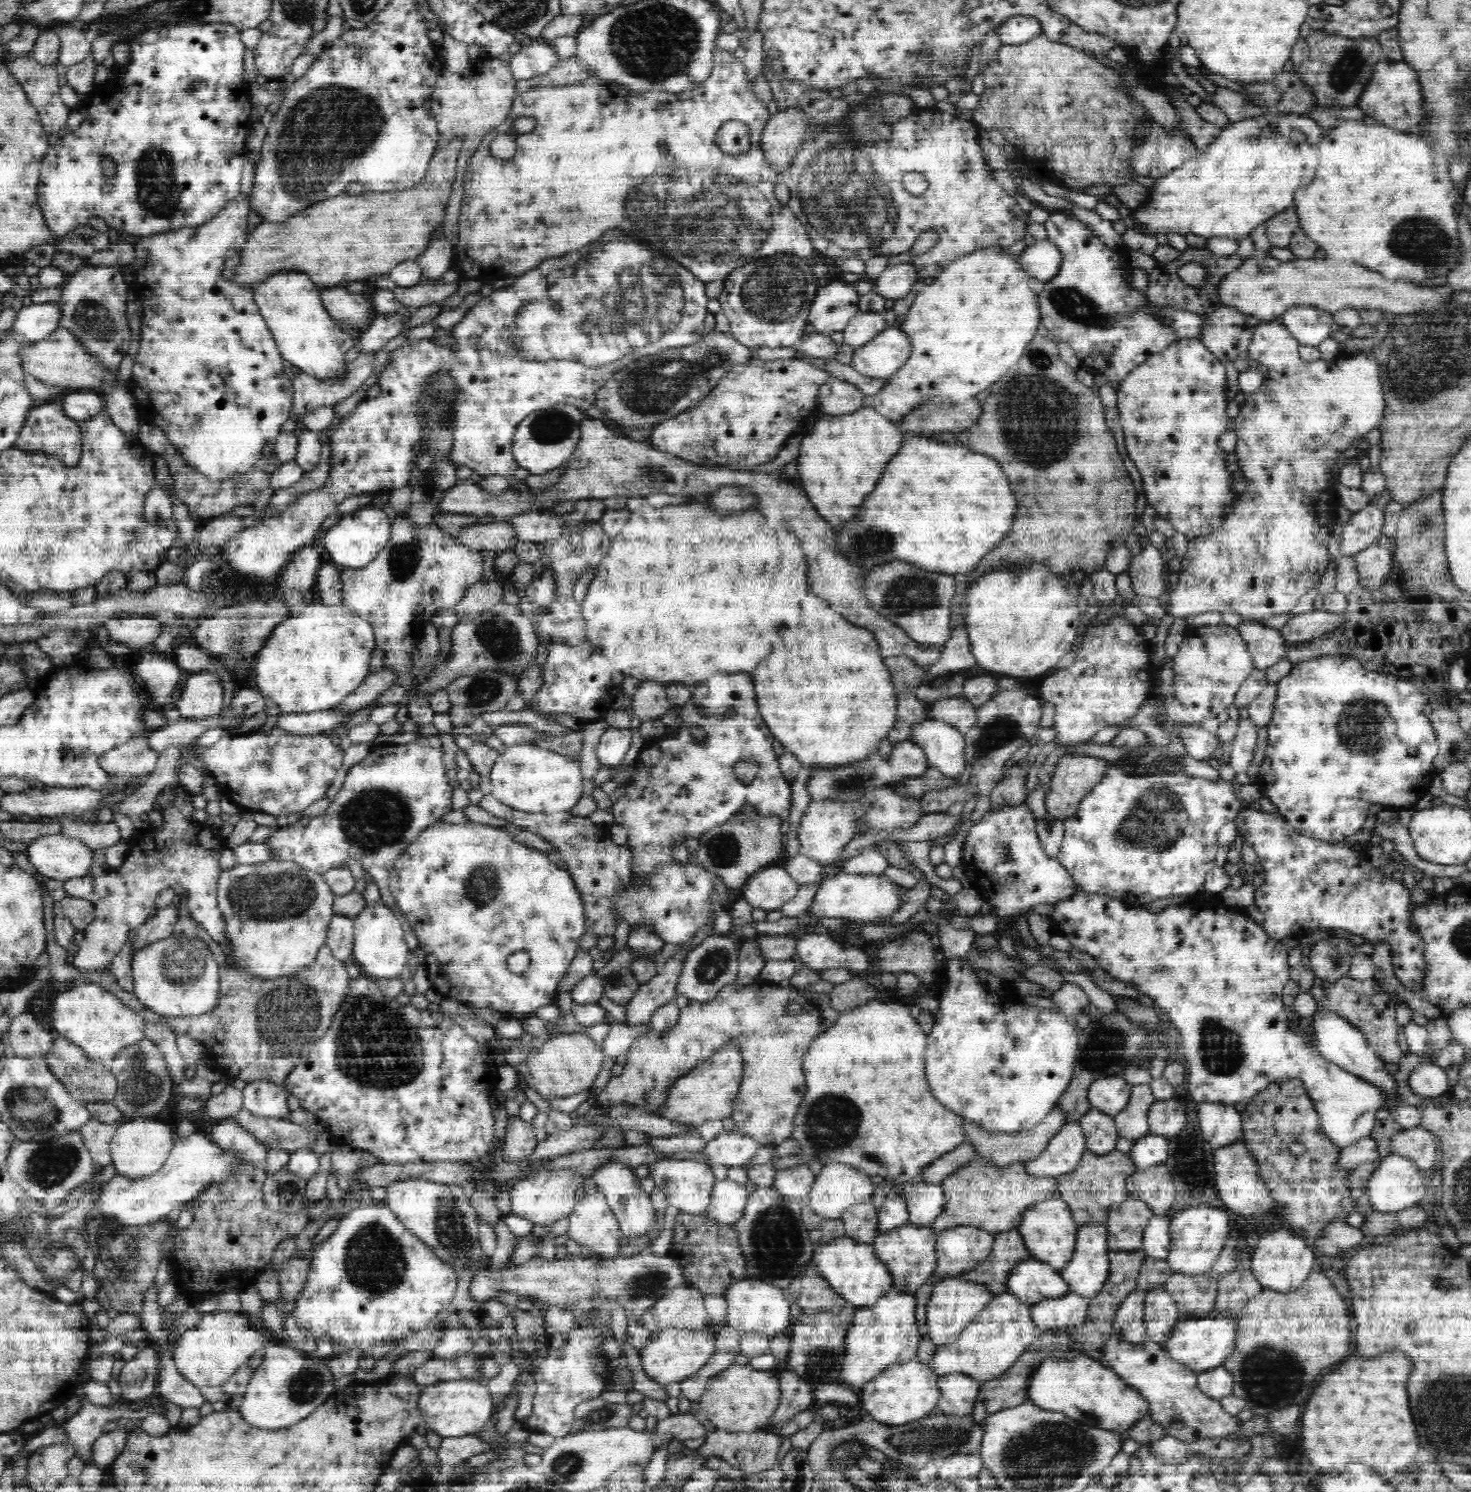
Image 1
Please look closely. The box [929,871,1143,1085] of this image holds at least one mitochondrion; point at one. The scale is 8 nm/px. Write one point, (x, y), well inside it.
(1108, 1052)

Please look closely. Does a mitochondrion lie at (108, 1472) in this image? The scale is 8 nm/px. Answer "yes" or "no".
no

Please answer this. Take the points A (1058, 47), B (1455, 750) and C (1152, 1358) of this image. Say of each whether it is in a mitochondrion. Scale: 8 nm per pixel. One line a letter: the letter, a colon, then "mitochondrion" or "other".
A: other
B: mitochondrion
C: other

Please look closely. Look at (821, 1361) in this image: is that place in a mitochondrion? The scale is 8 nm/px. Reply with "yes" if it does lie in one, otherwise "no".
yes

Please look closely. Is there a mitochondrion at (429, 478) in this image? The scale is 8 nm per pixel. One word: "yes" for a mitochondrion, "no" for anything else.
yes

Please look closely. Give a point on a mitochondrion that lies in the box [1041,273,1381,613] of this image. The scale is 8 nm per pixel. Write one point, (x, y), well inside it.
(1071, 304)

